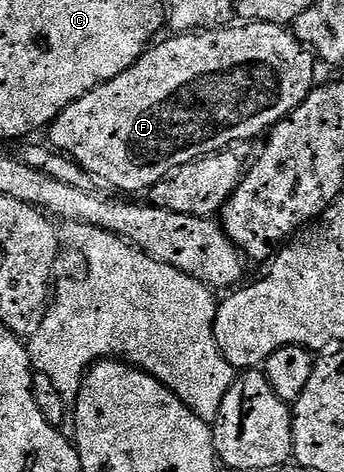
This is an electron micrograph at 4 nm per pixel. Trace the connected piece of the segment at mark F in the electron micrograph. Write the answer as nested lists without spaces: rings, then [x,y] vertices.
[[[279,22],[229,24],[199,32],[180,32],[172,37],[176,38],[157,41],[145,50],[122,76],[114,76],[114,80],[86,92],[86,96],[64,109],[50,127],[51,145],[59,153],[73,158],[101,183],[109,182],[114,189],[125,190],[128,196],[139,195],[139,190],[151,190],[158,180],[178,168],[207,154],[219,154],[236,144],[232,142],[248,142],[260,133],[263,135],[297,110],[317,81],[312,51]]]

